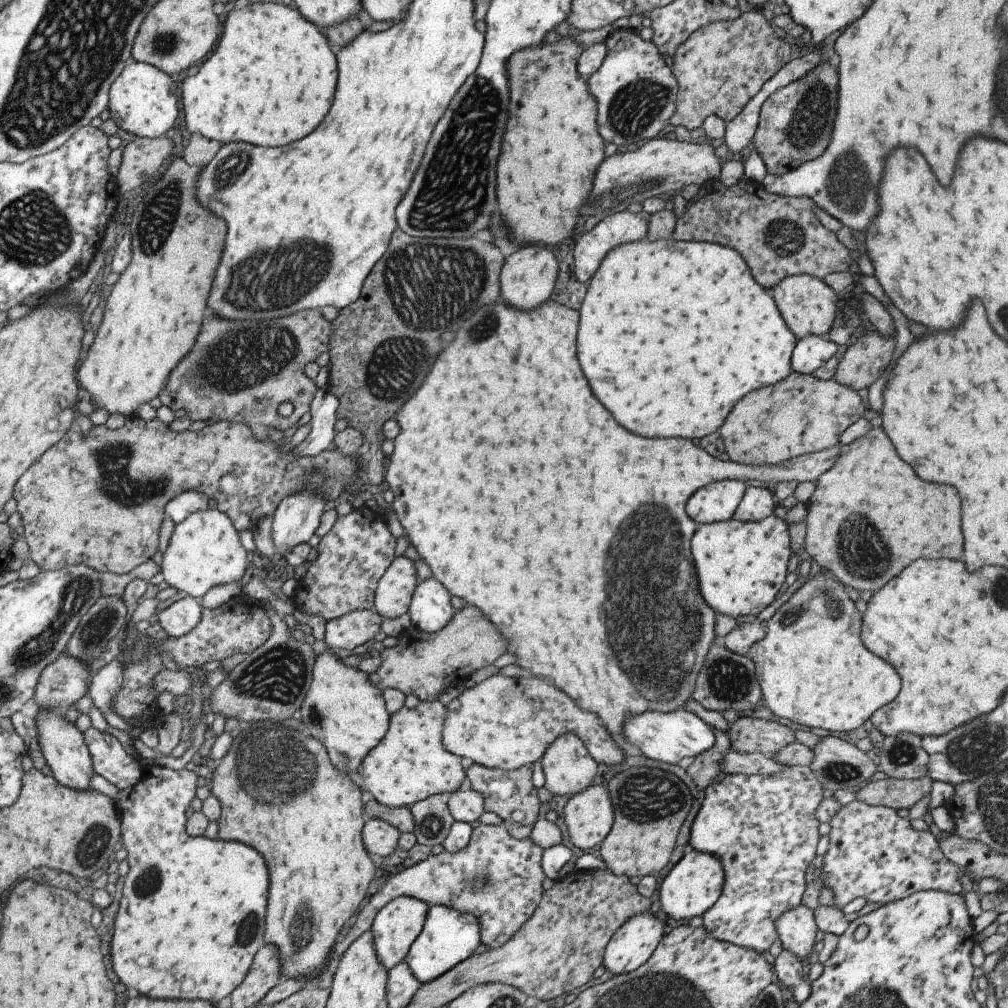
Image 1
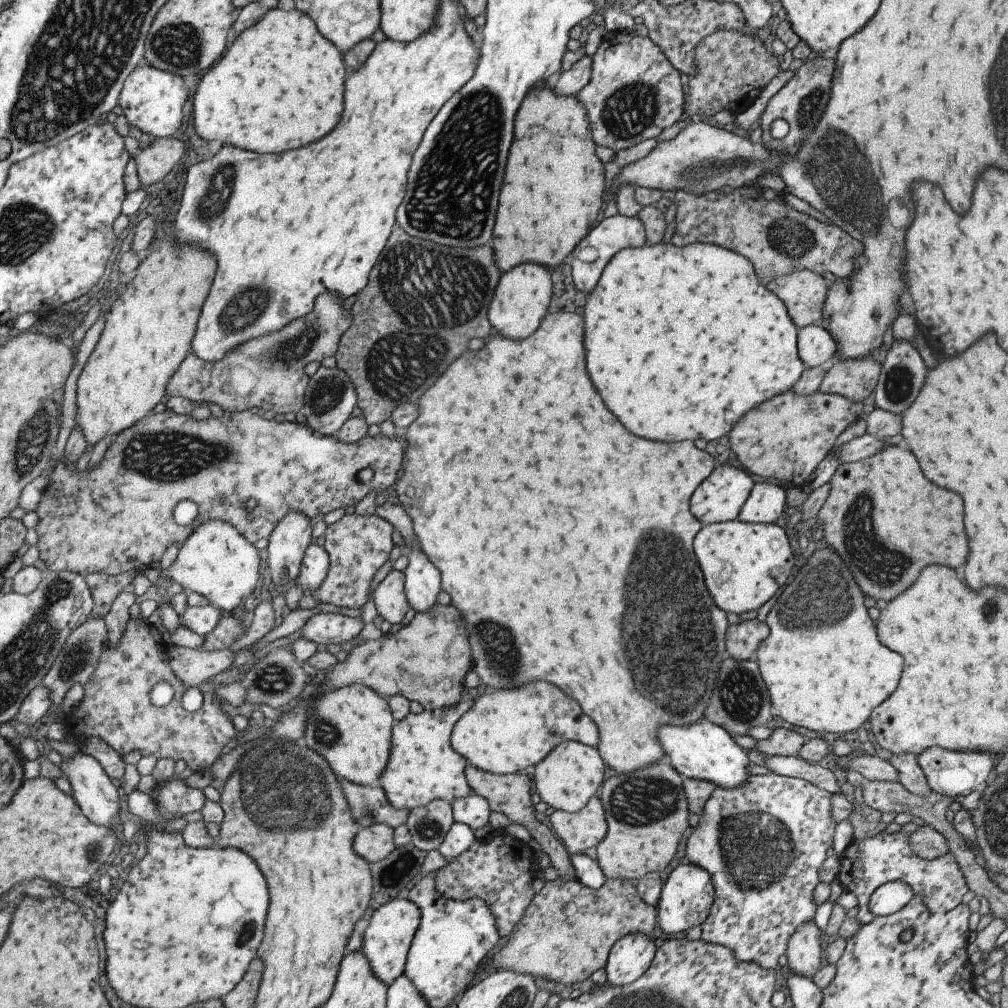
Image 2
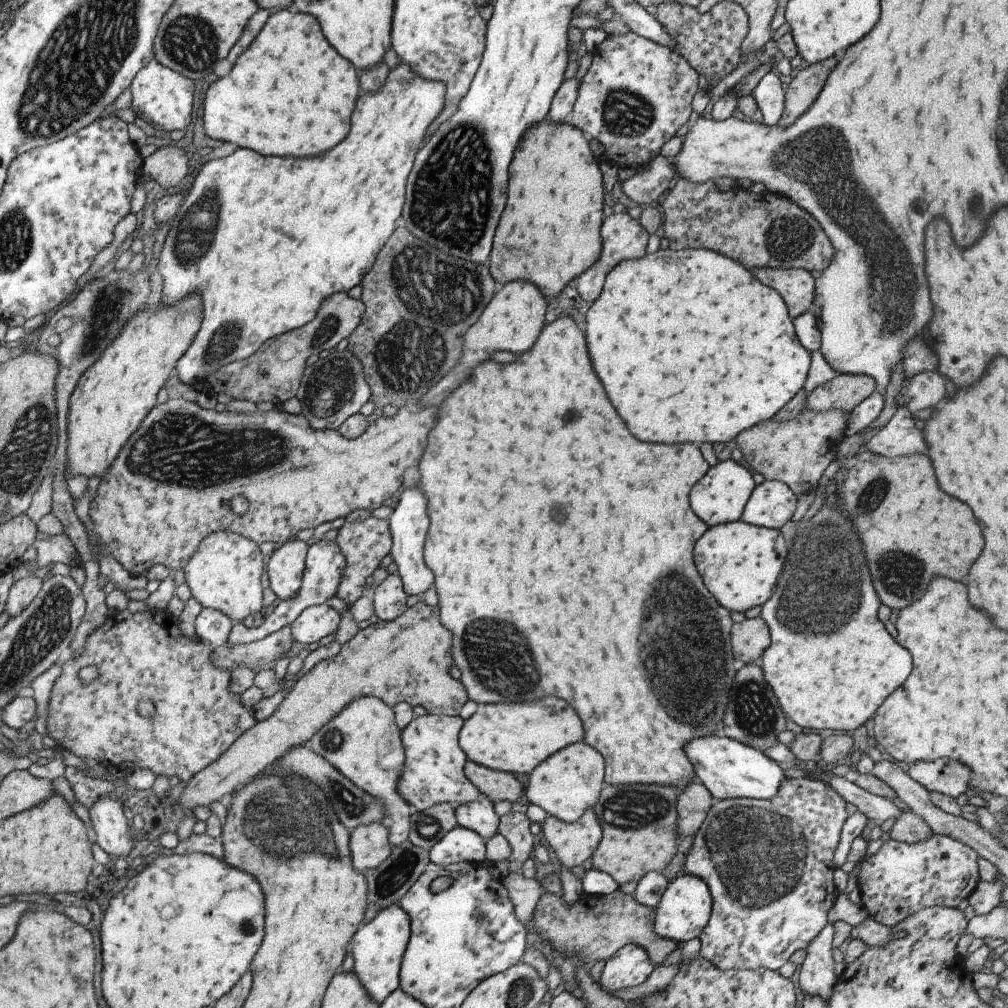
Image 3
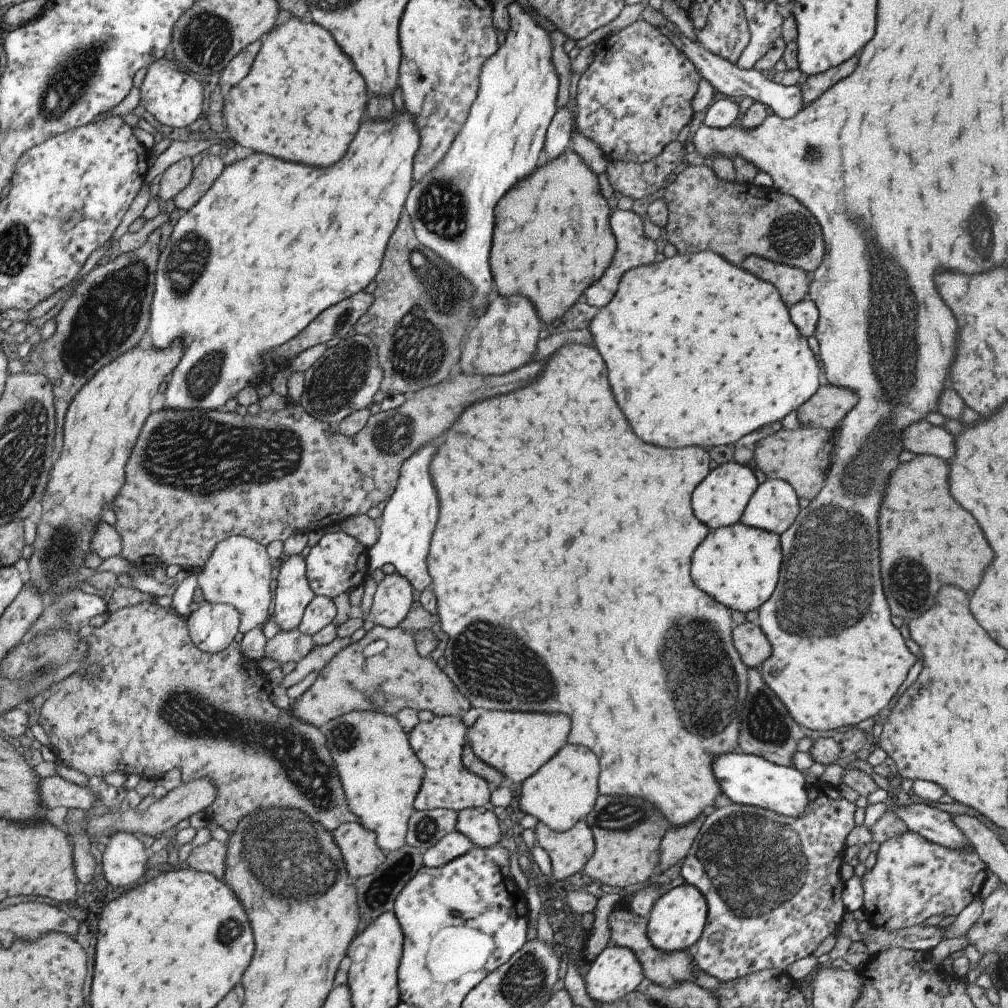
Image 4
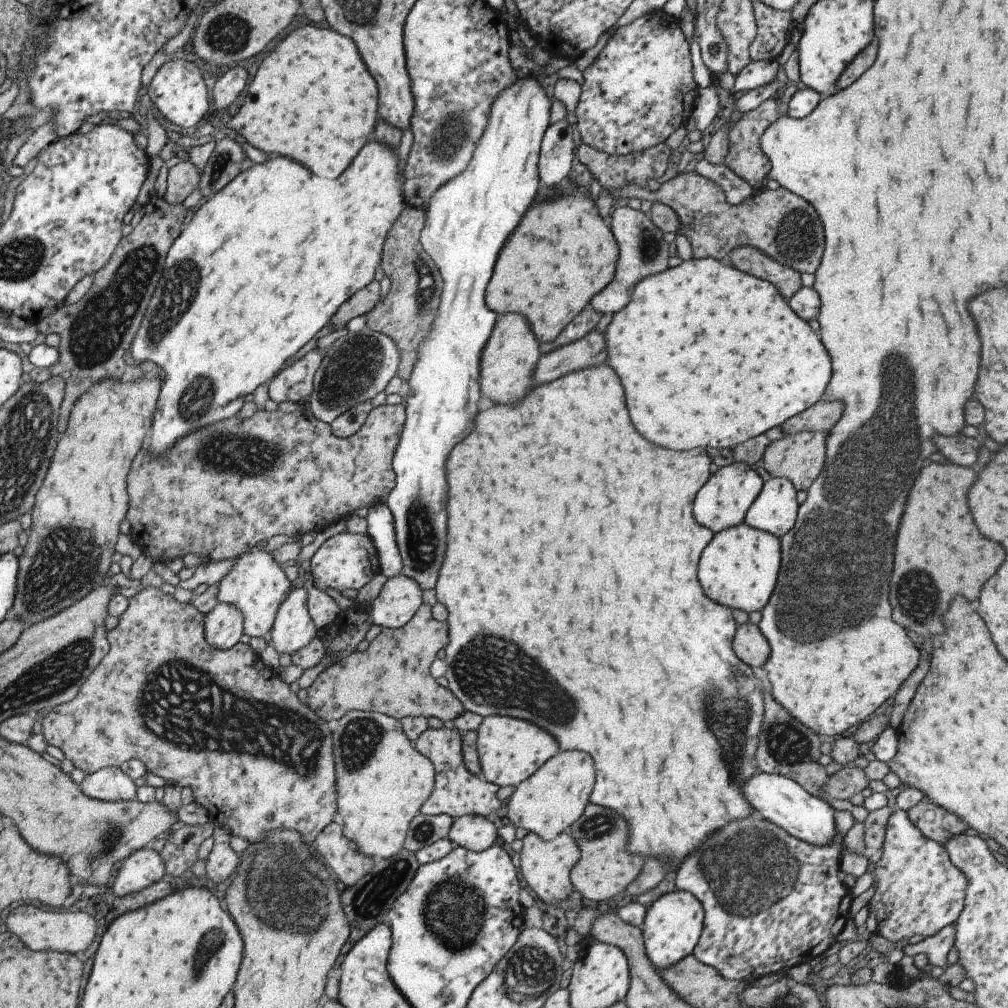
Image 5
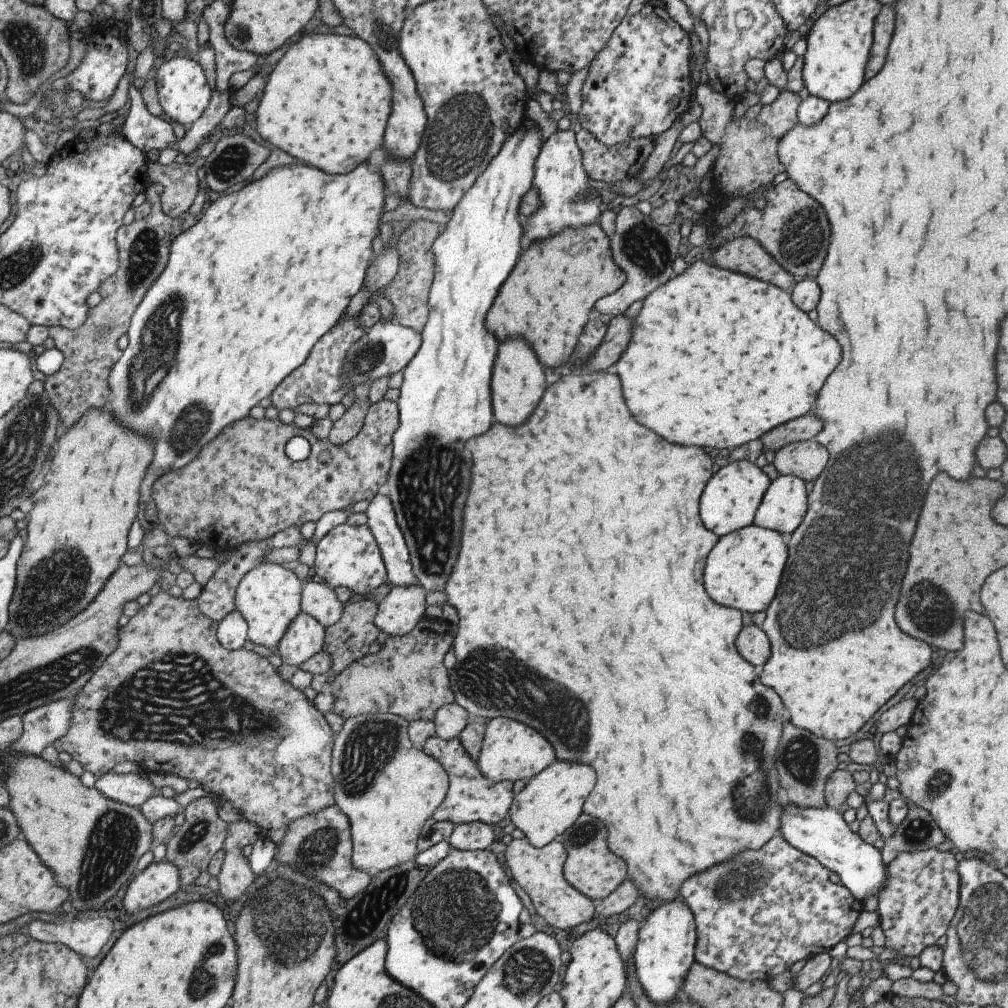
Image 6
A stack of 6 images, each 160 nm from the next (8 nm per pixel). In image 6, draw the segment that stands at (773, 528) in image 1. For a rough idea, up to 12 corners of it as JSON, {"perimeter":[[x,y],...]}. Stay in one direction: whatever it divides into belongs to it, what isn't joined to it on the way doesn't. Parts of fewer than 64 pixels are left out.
{"perimeter":[[749,526],[707,554],[703,586],[740,612],[765,610],[786,538]]}

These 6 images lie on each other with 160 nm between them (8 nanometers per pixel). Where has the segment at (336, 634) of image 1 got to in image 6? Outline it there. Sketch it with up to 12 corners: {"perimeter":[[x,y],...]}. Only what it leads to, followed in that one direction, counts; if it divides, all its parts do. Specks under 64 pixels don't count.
{"perimeter":[[307,582],[300,610],[322,627],[339,620],[342,605],[325,583]]}

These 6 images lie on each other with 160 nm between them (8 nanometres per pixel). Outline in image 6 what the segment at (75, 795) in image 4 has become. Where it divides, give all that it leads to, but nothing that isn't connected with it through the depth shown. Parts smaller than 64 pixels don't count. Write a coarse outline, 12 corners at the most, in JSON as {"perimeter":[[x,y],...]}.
{"perimeter":[[145,773],[98,777],[95,787],[135,808],[159,789]]}

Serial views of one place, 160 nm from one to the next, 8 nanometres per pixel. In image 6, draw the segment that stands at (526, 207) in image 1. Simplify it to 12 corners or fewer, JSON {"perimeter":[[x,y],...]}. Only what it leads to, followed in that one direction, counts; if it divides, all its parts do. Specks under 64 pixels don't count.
{"perimeter":[[599,224],[531,242],[484,323],[564,363],[625,280]]}

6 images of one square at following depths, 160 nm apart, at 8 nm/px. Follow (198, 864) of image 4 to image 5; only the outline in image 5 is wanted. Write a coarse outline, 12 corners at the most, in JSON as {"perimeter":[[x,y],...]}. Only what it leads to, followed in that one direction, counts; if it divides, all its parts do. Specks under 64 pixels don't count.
{"perimeter":[[215,825],[206,854],[206,877],[225,882],[239,862],[227,827]]}

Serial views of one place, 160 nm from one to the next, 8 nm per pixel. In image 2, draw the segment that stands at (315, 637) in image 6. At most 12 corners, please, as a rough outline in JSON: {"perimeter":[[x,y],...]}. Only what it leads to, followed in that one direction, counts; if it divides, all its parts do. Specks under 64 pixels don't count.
{"perimeter":[[289,511],[267,538],[272,587],[295,583],[313,520]]}

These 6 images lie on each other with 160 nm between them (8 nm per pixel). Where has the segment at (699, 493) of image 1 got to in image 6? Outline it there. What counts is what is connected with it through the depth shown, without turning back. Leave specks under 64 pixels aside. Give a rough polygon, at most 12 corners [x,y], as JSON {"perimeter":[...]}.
{"perimeter":[[728,462],[699,498],[715,536],[749,526],[770,480],[760,463]]}

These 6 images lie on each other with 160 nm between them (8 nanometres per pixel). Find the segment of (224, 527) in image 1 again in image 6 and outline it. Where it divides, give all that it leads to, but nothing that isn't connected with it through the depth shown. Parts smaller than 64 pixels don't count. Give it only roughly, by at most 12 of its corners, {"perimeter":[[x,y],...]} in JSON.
{"perimeter":[[277,562],[239,579],[234,610],[254,645],[276,646],[301,611],[301,581]]}

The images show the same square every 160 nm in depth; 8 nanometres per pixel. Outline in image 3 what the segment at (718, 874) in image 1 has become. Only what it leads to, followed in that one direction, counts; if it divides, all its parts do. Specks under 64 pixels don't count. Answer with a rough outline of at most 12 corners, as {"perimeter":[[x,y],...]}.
{"perimeter":[[683,873],[655,908],[655,934],[678,945],[699,936],[712,900],[698,876]]}

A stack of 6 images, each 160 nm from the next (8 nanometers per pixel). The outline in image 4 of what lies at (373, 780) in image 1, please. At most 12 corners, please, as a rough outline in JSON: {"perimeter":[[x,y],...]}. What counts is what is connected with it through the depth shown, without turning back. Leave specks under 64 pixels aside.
{"perimeter":[[433,715],[407,736],[424,770],[415,811],[483,807],[462,765],[466,726]]}

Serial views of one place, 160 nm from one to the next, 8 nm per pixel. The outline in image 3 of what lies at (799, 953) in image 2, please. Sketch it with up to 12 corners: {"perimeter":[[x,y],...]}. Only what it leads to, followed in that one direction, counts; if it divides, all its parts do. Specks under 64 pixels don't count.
{"perimeter":[[833,923],[804,948],[797,984],[825,1004],[839,976],[831,959]]}

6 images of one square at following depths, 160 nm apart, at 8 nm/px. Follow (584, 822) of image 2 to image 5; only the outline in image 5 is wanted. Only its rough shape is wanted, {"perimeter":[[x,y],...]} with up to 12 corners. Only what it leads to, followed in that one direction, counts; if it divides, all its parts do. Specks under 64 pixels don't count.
{"perimeter":[[567,831],[528,832],[521,874],[536,897],[559,906],[573,891],[580,850]]}

